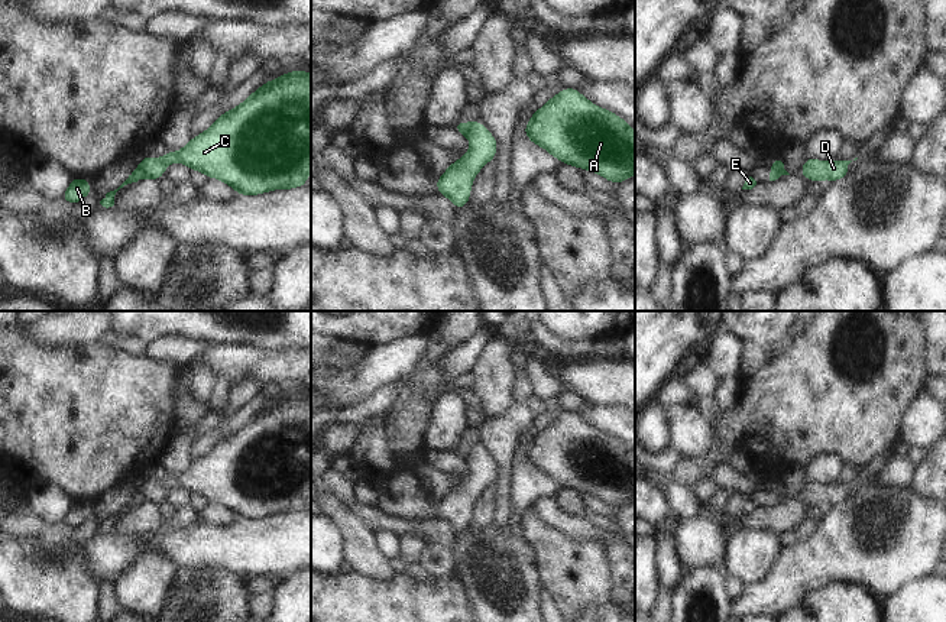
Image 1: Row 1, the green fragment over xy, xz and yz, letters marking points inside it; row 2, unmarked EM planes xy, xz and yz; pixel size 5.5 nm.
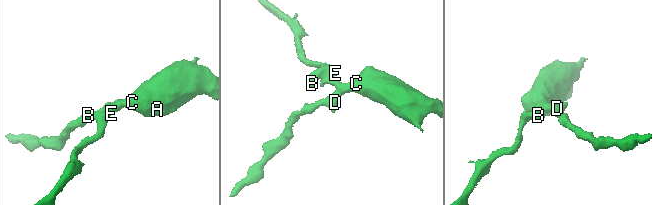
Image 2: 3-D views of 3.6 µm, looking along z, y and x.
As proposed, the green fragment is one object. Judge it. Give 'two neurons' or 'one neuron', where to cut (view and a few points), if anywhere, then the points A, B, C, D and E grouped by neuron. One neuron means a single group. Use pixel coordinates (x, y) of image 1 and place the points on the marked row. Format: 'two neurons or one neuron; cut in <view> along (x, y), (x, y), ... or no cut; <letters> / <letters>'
two neurons; cut in xy along (141, 164), (146, 177); A C D / B E

